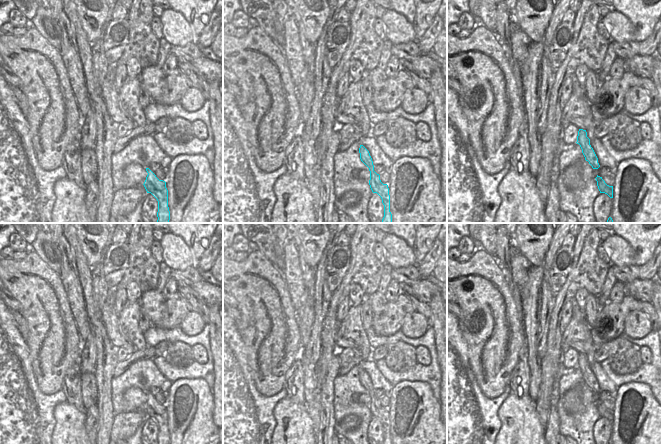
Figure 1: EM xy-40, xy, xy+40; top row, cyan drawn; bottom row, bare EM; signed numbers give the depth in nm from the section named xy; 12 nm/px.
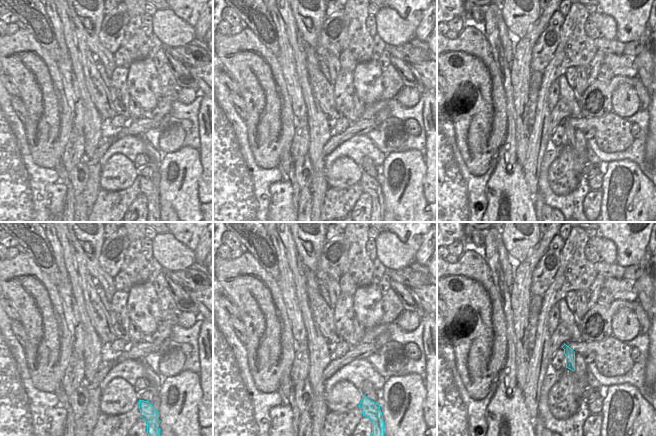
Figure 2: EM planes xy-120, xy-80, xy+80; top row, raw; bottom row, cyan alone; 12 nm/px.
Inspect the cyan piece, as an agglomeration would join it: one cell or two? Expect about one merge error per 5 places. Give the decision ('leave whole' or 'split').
leave whole

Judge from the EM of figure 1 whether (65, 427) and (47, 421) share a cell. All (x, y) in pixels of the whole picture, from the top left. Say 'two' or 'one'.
two

